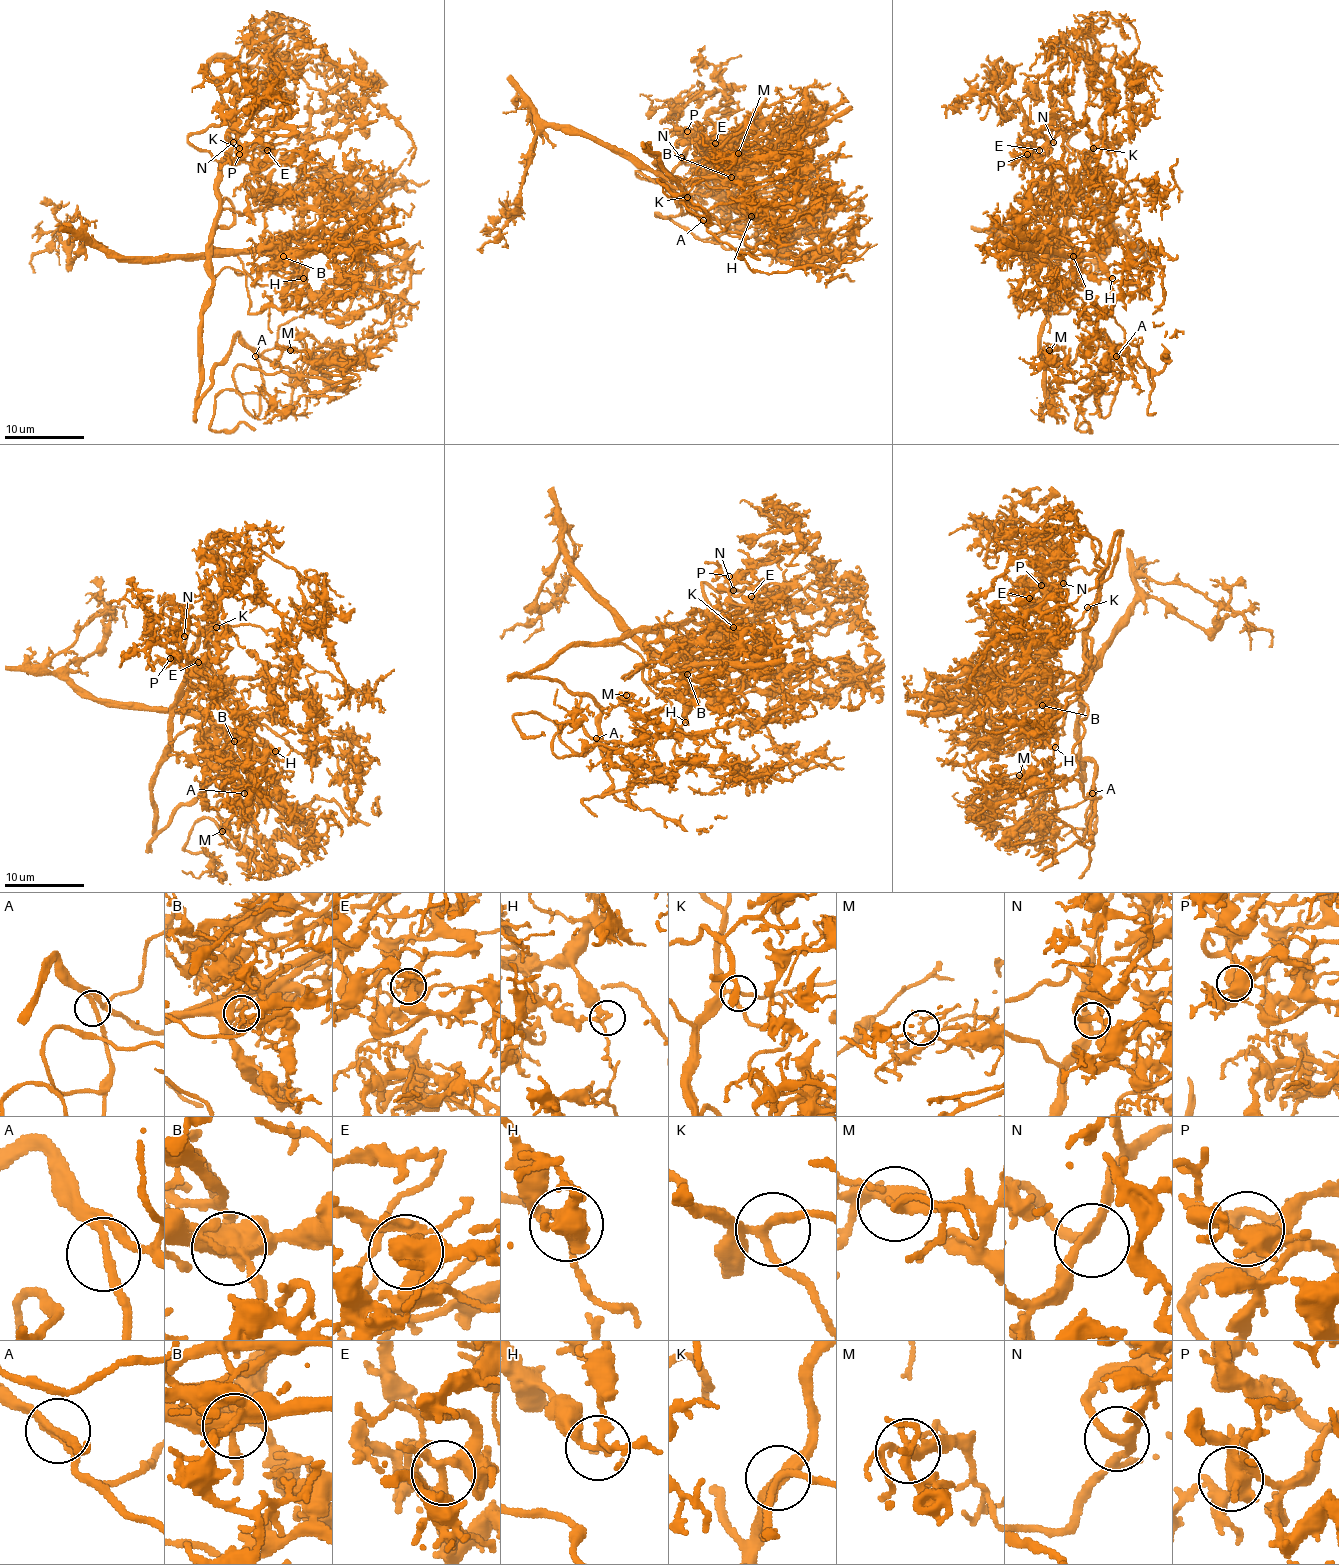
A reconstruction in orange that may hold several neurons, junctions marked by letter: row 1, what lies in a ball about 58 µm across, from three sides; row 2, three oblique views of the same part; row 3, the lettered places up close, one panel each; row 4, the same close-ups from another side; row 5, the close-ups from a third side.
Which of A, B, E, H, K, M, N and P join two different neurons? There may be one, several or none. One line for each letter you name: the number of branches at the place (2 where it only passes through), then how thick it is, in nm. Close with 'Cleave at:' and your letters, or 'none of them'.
B: Branches: 3. Thickness 240 nm
H: Branches: 3. Thickness 200 nm
Cleave at: B, H

